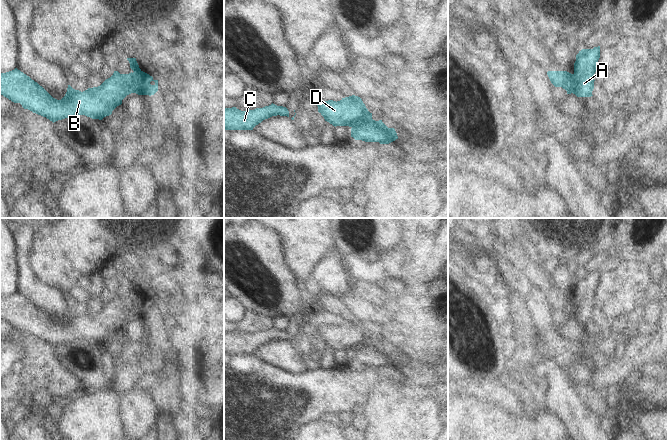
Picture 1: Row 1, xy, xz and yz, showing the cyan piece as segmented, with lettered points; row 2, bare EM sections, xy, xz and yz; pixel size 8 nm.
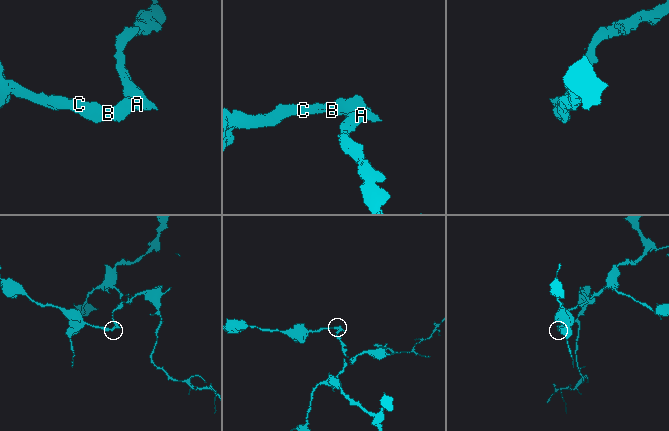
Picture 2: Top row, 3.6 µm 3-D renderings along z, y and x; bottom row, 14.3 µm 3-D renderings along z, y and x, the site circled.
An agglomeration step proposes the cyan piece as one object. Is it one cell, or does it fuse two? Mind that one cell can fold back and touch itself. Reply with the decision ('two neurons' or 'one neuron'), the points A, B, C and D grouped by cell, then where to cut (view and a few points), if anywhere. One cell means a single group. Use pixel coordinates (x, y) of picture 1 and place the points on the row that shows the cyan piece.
two neurons; A / B C D; cut in xy along (133, 72), (139, 79), (134, 92)

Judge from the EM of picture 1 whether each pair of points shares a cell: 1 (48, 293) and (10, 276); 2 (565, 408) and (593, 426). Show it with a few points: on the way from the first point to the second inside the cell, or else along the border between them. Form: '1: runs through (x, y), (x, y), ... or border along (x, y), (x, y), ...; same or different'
1: border along (15, 256), (17, 264), (16, 291); different
2: runs through (572, 411), (586, 425); same

